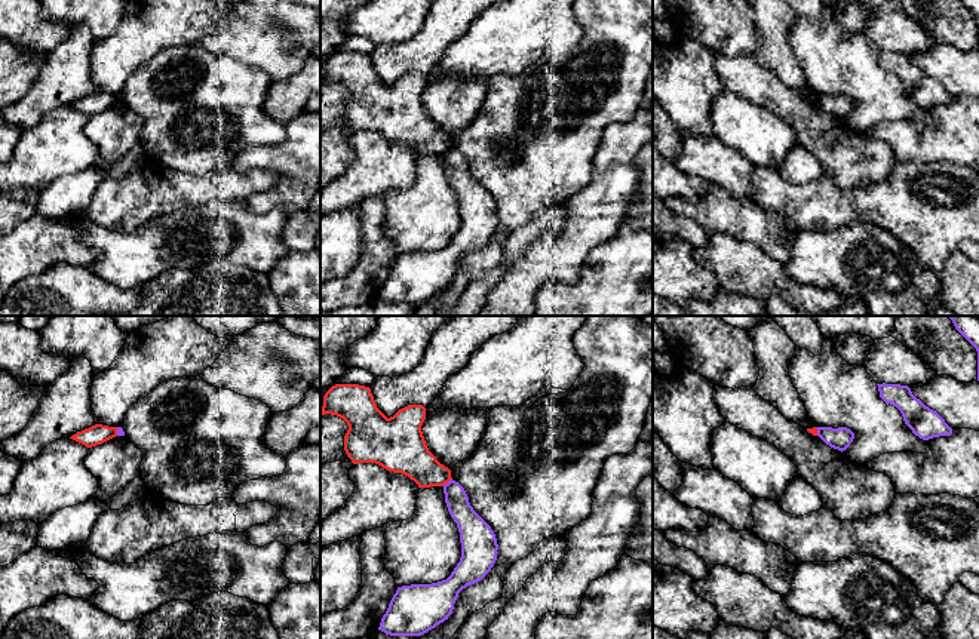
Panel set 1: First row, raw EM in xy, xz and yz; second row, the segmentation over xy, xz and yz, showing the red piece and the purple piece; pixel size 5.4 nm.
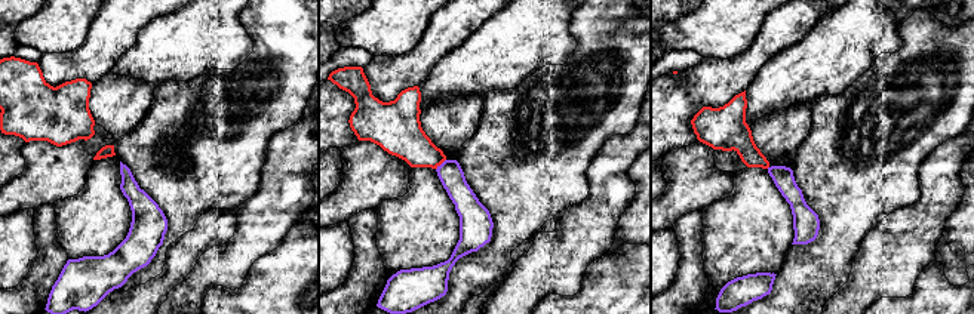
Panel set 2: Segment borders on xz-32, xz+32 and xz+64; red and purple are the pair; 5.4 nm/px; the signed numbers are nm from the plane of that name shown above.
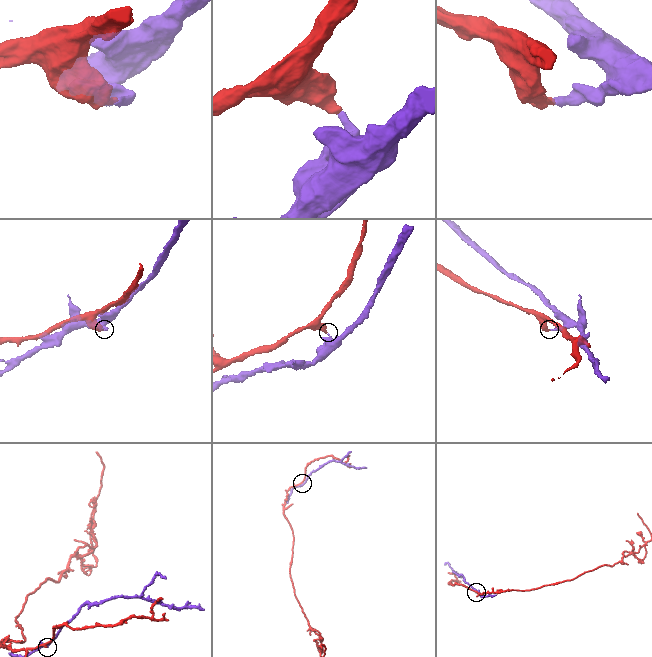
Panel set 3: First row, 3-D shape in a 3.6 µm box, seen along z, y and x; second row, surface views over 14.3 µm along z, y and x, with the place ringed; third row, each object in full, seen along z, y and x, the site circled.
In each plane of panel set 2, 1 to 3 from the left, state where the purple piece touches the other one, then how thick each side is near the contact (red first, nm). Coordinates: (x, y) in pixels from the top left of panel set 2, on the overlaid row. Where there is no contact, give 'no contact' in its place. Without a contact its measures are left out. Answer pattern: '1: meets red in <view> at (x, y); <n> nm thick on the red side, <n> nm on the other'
1: no contact
2: meets red in xz+32 at (441, 163); 220 nm thick on the red side, 140 nm on the other
3: no contact

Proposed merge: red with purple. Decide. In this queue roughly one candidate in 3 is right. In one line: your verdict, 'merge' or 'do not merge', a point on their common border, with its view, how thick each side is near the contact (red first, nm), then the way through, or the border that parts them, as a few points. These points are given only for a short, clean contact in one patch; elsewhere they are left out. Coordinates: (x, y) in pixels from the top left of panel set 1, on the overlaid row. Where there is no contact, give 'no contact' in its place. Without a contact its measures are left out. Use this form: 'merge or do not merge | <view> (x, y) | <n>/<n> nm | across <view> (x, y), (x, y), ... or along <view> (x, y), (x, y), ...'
do not merge | xz (447, 482) | 220/140 nm | along xz (451, 478), (442, 485)

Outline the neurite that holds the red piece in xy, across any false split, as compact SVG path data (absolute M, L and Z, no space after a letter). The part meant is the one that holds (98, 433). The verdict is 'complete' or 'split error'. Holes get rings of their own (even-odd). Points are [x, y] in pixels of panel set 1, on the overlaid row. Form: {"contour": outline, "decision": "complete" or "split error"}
{"contour": "M95 424L89 428L77 431L70 439L85 445L86 448L92 448L92 446L101 445L116 436L117 436L117 427Z", "decision": "complete"}

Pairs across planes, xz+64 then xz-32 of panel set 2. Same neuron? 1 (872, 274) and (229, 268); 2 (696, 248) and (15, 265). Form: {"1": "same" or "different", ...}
{"1": "same", "2": "different"}

